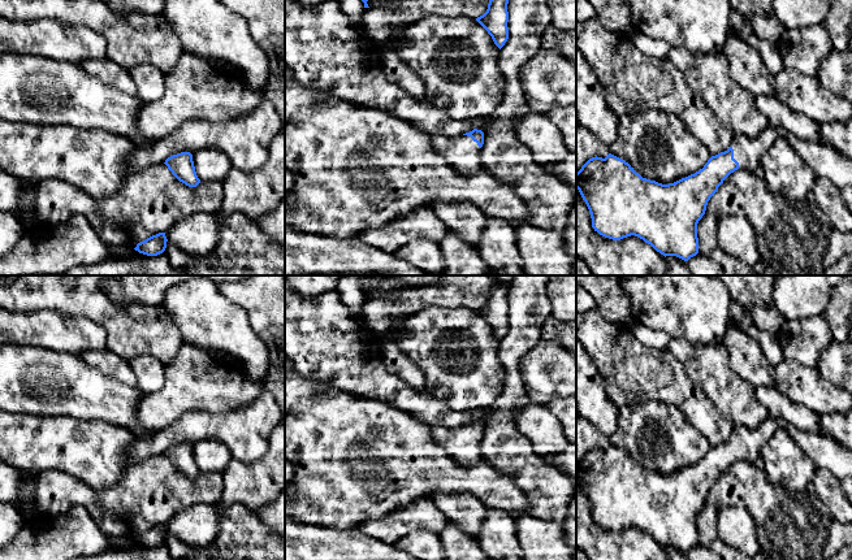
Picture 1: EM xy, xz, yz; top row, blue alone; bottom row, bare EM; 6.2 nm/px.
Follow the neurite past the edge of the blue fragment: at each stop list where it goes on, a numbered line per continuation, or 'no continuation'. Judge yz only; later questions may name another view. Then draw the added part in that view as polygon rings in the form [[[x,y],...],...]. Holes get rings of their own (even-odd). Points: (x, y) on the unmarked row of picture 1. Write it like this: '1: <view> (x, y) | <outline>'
1: yz (826, 454) | [[[769,416],[760,429],[734,426],[731,439],[739,460],[756,463],[760,451],[777,429],[786,429],[817,469],[831,473],[839,481],[852,477],[852,451],[832,438],[801,431],[779,417]]]

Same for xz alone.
1: xz (461, 443) | [[[436,426],[431,427],[431,434],[434,442],[458,464],[470,466],[483,460],[480,451],[481,439],[471,427]]]

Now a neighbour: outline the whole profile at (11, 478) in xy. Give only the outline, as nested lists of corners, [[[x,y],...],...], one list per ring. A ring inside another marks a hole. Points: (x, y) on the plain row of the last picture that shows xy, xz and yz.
[[[0,459],[0,502],[13,503],[20,511],[18,500],[21,498],[22,476],[20,470],[5,464]]]

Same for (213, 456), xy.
[[[206,439],[193,444],[196,466],[200,472],[224,473],[233,455],[228,446],[217,439]]]

